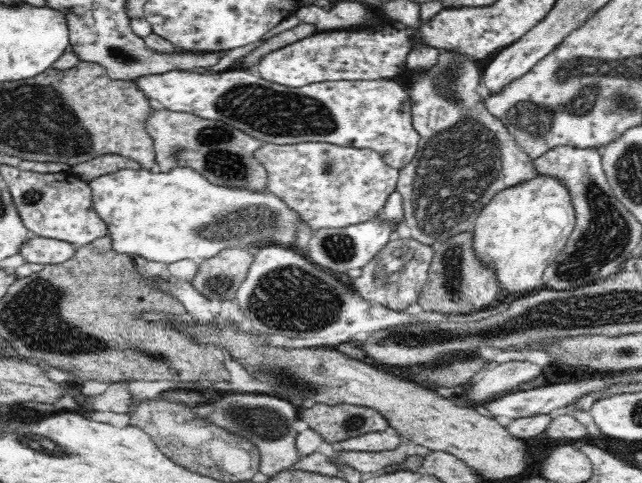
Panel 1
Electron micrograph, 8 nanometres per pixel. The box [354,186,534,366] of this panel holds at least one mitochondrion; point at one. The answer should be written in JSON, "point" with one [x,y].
{"point":[391,269]}

